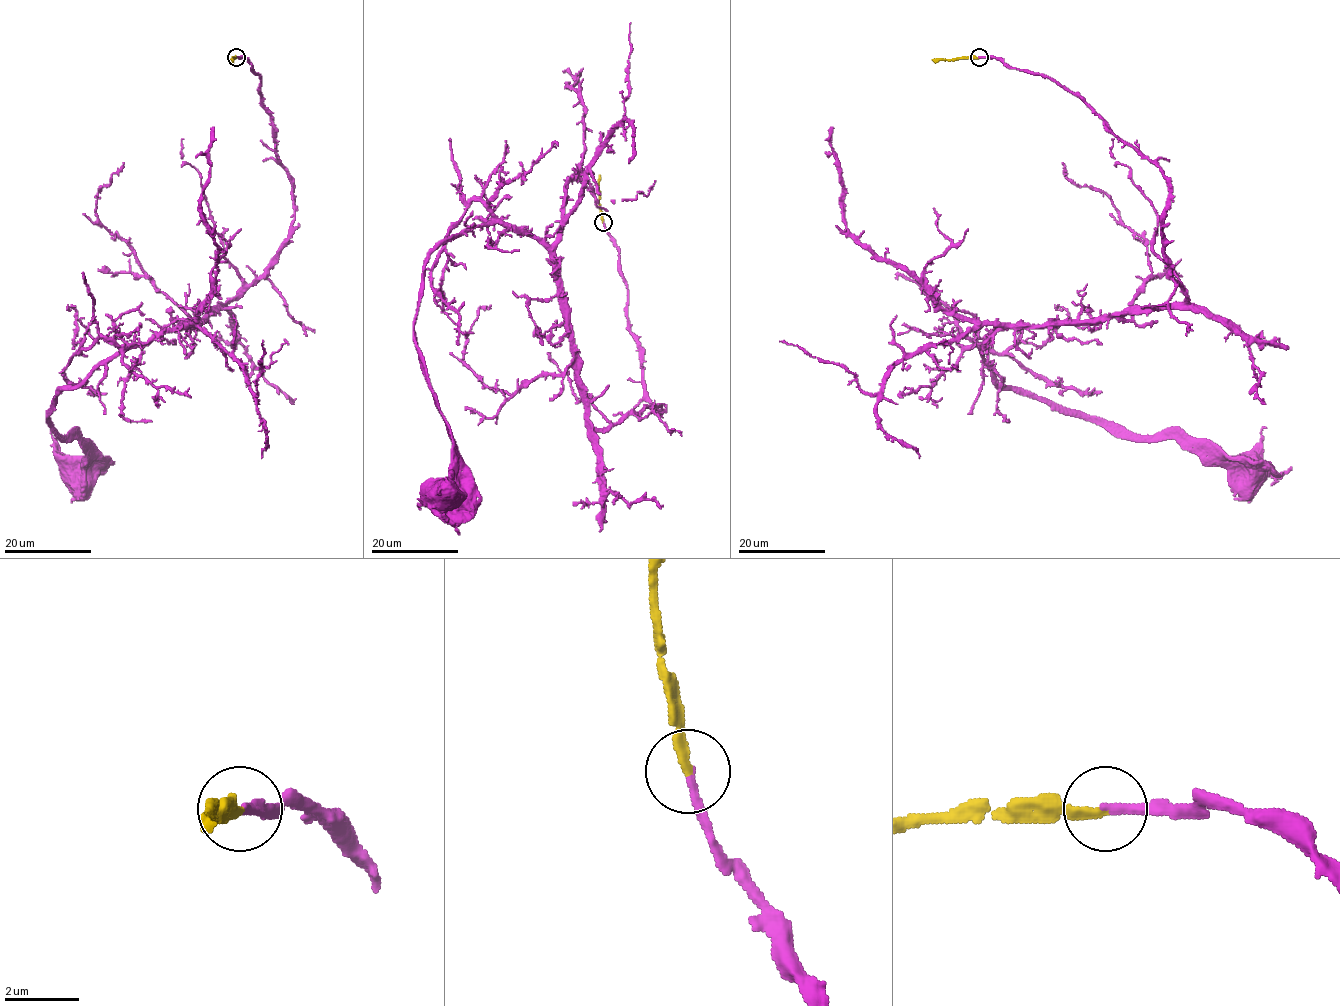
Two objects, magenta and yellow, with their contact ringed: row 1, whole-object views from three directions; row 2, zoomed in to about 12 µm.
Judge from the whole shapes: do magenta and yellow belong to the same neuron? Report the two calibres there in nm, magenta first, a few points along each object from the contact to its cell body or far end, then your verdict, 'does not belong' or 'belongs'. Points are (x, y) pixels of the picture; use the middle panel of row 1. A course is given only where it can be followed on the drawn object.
calibres 240 and 240 nm; course magenta (603, 222), (660, 412), (594, 428), (559, 265), (471, 225), (429, 255), (416, 309), (452, 435), (443, 486); course yellow (603, 222), (599, 203), (600, 175); belongs

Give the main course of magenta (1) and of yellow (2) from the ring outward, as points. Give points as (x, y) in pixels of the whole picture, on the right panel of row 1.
1: (979, 57), (1057, 81), (1159, 168), (1185, 291), (1002, 327), (982, 360), (1001, 386), (1243, 476)
2: (979, 57), (932, 60)

